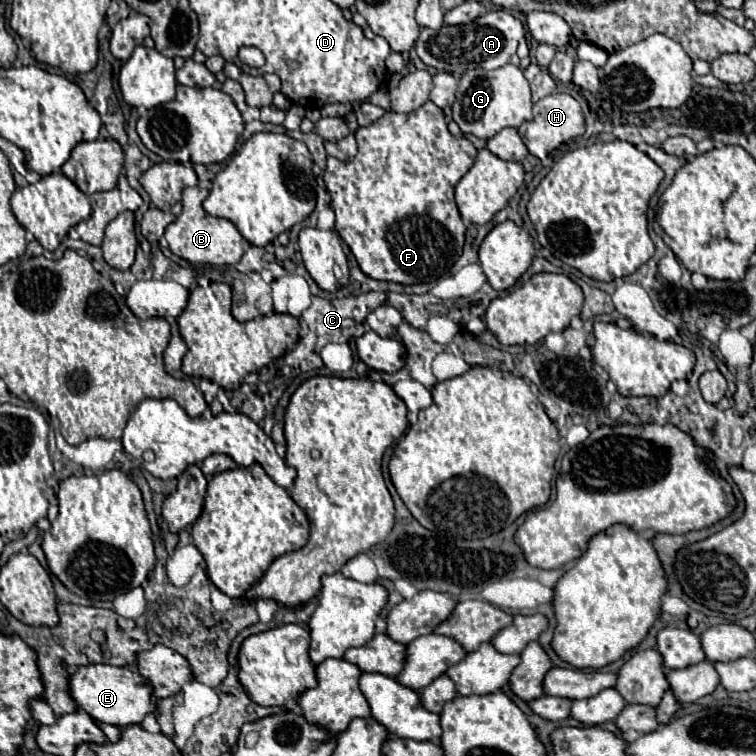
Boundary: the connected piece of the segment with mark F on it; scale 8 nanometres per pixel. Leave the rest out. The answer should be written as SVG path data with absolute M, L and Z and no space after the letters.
M434 102L422 104L408 114L384 112L372 126L356 132L358 154L350 162L328 158L324 174L326 188L336 212L336 232L350 246L364 274L374 280L400 284L436 282L460 258L464 246L464 224L454 202L454 186L476 160L476 148L468 138L450 134L442 110Z

